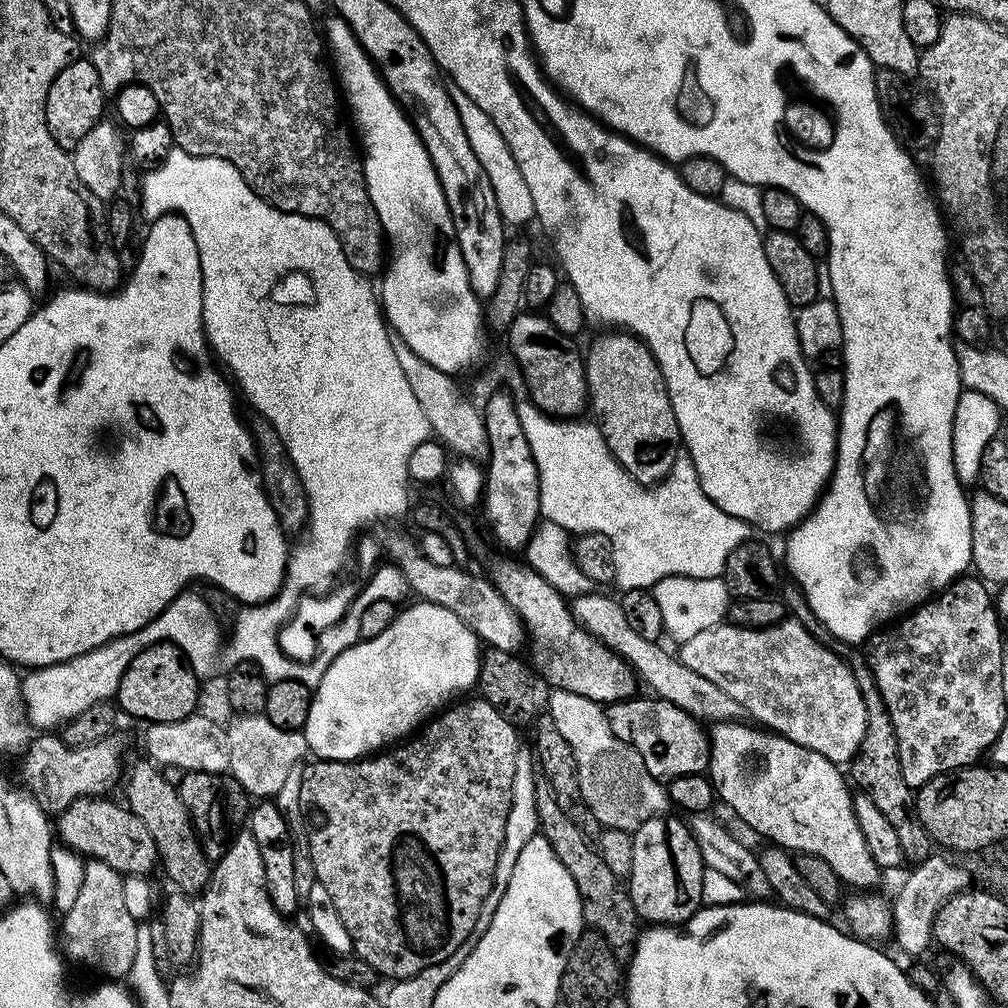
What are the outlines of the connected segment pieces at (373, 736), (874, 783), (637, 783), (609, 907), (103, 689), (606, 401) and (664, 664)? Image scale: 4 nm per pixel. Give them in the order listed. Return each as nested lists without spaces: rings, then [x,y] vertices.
[[[428,600],[415,603],[409,608],[401,607],[394,622],[373,640],[349,644],[334,662],[330,662],[326,674],[322,674],[312,693],[310,718],[306,718],[306,726],[302,729],[313,757],[358,760],[379,753],[415,733],[425,721],[451,705],[459,697],[456,696],[459,692],[468,692],[471,688],[473,691],[477,687],[482,641],[462,622],[462,618],[458,618],[458,614],[454,614],[454,610],[446,610],[446,606],[431,604]]]
[[[863,655],[856,656],[850,660],[850,667],[854,678],[858,682],[858,690],[862,690],[866,702],[866,734],[862,734],[862,742],[858,750],[852,755],[850,769],[850,780],[859,791],[864,792],[878,810],[882,810],[883,816],[894,826],[898,833],[898,842],[902,842],[902,850],[905,857],[919,862],[927,856],[933,855],[934,841],[928,831],[923,828],[916,819],[914,808],[914,790],[902,778],[902,766],[898,758],[898,738],[894,734],[894,722],[890,722],[890,714],[878,686],[874,682],[872,672],[868,668]]]
[[[552,688],[546,696],[547,715],[554,718],[562,738],[570,742],[578,766],[578,782],[584,805],[594,814],[604,828],[623,832],[635,832],[650,818],[667,813],[670,801],[665,785],[646,770],[642,754],[626,742],[622,742],[610,730],[604,708],[582,694],[570,690]]]
[[[543,778],[536,781],[536,809],[540,823],[539,831],[546,838],[546,842],[550,842],[558,862],[562,862],[566,870],[570,870],[570,878],[574,878],[578,886],[578,894],[582,897],[585,925],[591,931],[602,934],[602,938],[606,938],[606,942],[617,957],[631,957],[632,949],[635,948],[642,931],[642,924],[621,877],[615,876],[610,866],[602,862],[599,847],[585,836],[584,831],[577,824],[570,822],[566,814],[562,814],[562,806],[558,806],[550,782]]]
[[[185,590],[172,599],[170,606],[166,606],[158,618],[142,626],[142,630],[134,630],[117,640],[106,642],[101,648],[63,660],[61,664],[25,671],[20,681],[20,693],[28,722],[36,730],[56,730],[82,714],[82,710],[111,701],[126,666],[130,666],[132,659],[152,644],[177,644],[197,678],[205,678],[211,674],[220,656],[220,630],[222,624],[212,616],[206,602],[195,591]]]
[[[608,330],[605,336],[600,336],[592,345],[589,346],[588,352],[586,348],[586,355],[584,356],[584,377],[588,383],[588,398],[590,401],[590,412],[593,412],[594,423],[600,429],[602,438],[606,442],[606,446],[614,454],[614,458],[620,463],[620,467],[627,470],[627,472],[635,478],[639,484],[645,486],[655,486],[661,480],[666,479],[672,472],[672,467],[676,461],[676,457],[681,455],[682,441],[680,439],[680,427],[678,426],[678,418],[674,418],[674,406],[670,402],[670,394],[666,390],[666,382],[662,378],[662,370],[658,366],[658,362],[652,357],[651,350],[645,346],[644,341],[639,336],[626,332],[623,330]]]
[[[592,592],[589,596],[580,596],[570,604],[572,614],[576,617],[577,624],[581,624],[594,638],[598,638],[610,650],[618,653],[636,673],[641,681],[644,680],[653,688],[655,695],[661,700],[670,702],[686,714],[690,714],[694,719],[701,722],[719,722],[722,720],[735,720],[738,716],[738,706],[726,690],[721,690],[719,686],[714,686],[710,678],[702,678],[702,674],[694,674],[679,658],[672,656],[661,645],[654,640],[642,638],[630,626],[630,621],[626,619],[626,614],[622,610],[619,599],[611,600],[608,596],[599,596]]]

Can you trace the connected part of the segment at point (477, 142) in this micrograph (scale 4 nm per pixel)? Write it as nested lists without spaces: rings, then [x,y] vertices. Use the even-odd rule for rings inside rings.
[[[448,84],[448,96],[458,106],[458,118],[462,118],[462,126],[466,130],[466,138],[470,138],[470,146],[474,154],[478,154],[478,162],[482,162],[482,170],[486,170],[486,178],[490,178],[490,186],[496,195],[498,210],[505,225],[533,223],[536,211],[534,198],[530,198],[530,186],[522,178],[522,170],[518,170],[518,162],[514,162],[510,146],[506,146],[506,138],[498,134],[498,126],[484,112],[482,106],[474,106],[472,97],[462,94],[458,85]]]

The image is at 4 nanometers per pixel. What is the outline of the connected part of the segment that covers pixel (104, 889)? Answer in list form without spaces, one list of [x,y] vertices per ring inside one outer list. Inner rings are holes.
[[[89,859],[84,866],[81,886],[70,901],[72,905],[64,916],[64,936],[62,932],[62,948],[67,959],[71,963],[73,960],[76,964],[85,964],[100,978],[112,982],[123,981],[134,966],[140,937],[138,922],[126,907],[124,876],[106,862]]]

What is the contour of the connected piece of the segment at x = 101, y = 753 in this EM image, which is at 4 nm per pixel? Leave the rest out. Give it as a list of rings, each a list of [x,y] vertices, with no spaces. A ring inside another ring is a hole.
[[[113,734],[93,744],[71,748],[59,735],[37,735],[24,749],[22,759],[19,761],[21,762],[20,772],[24,775],[23,783],[27,791],[32,793],[32,797],[49,814],[64,812],[83,796],[100,798],[111,793],[108,791],[119,780],[121,783],[122,769],[125,767],[124,744],[118,737],[119,735]]]

